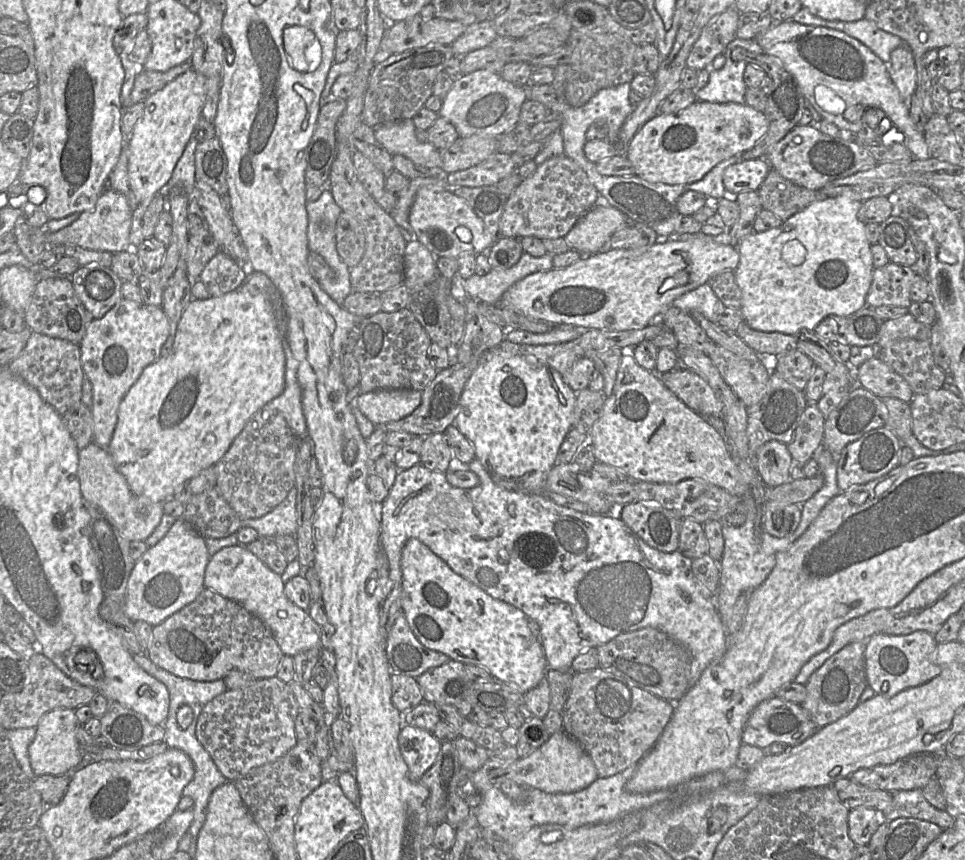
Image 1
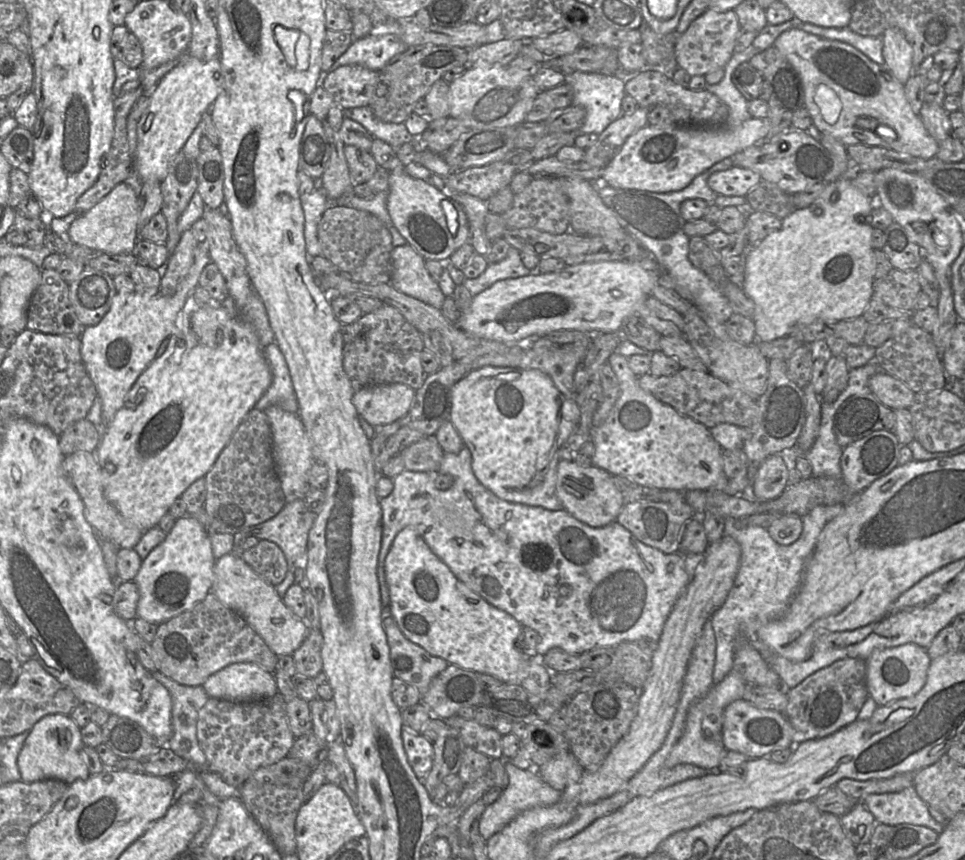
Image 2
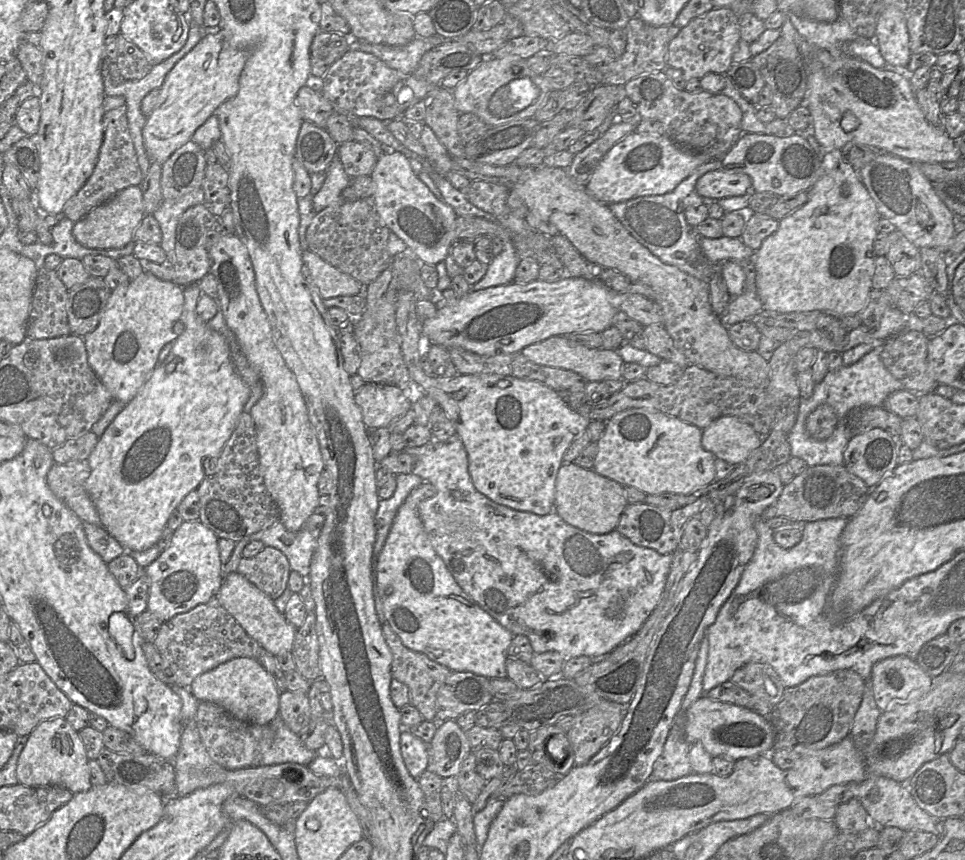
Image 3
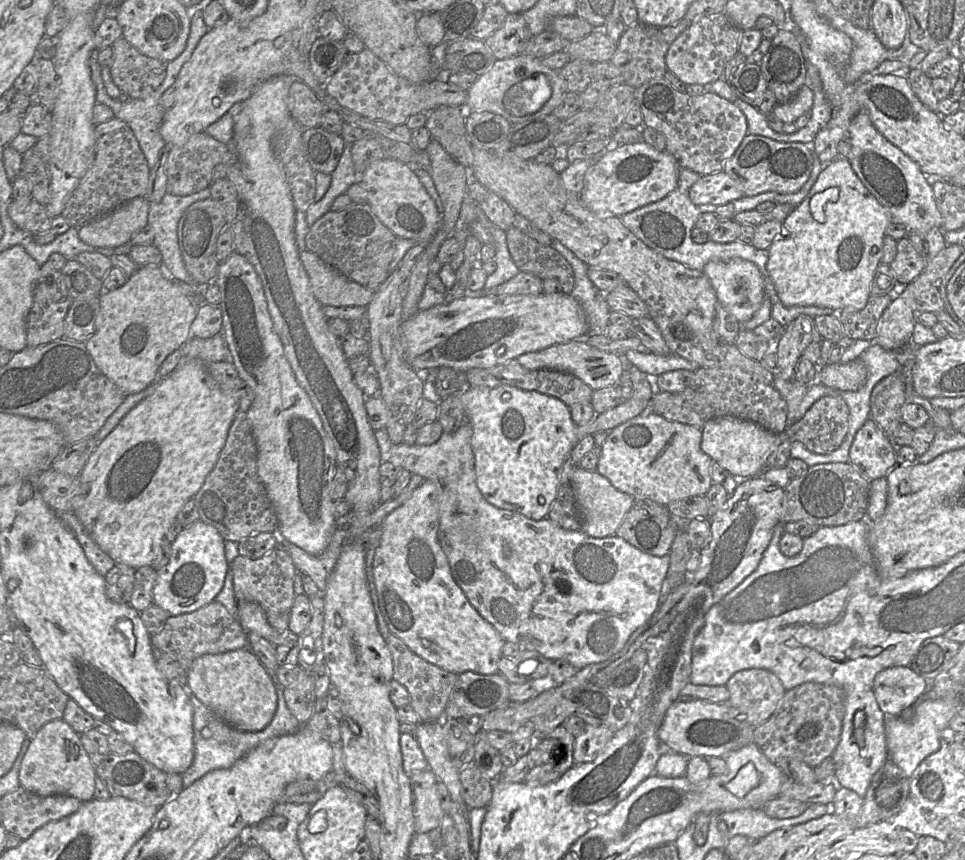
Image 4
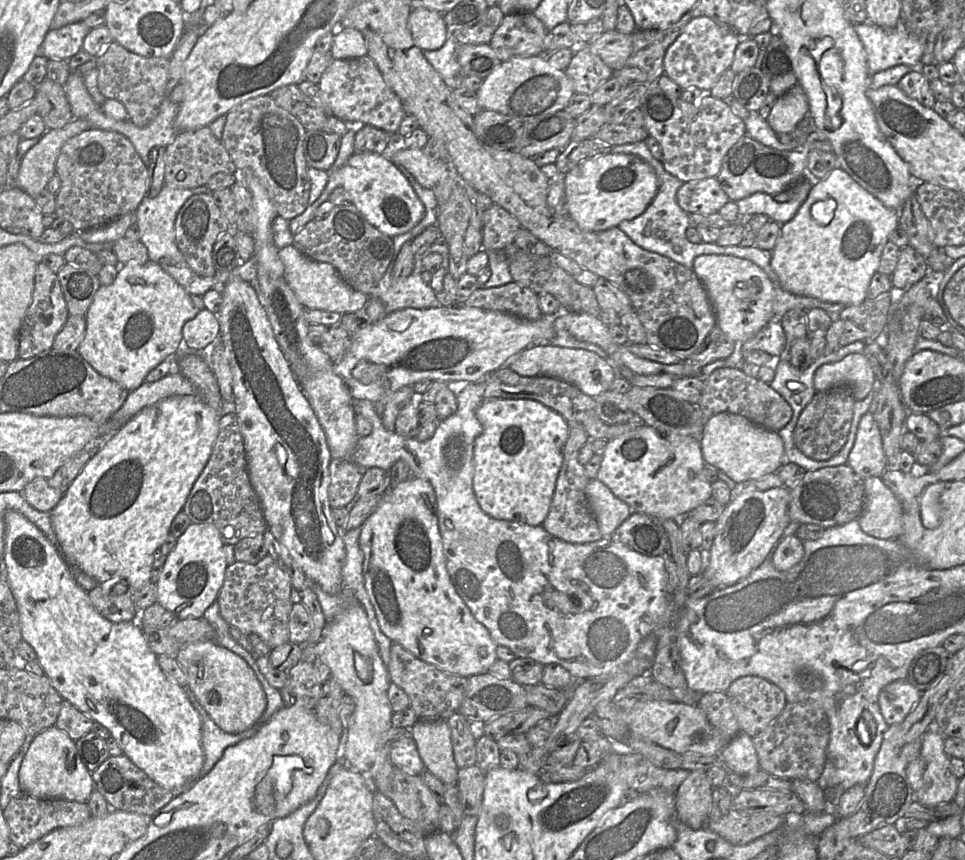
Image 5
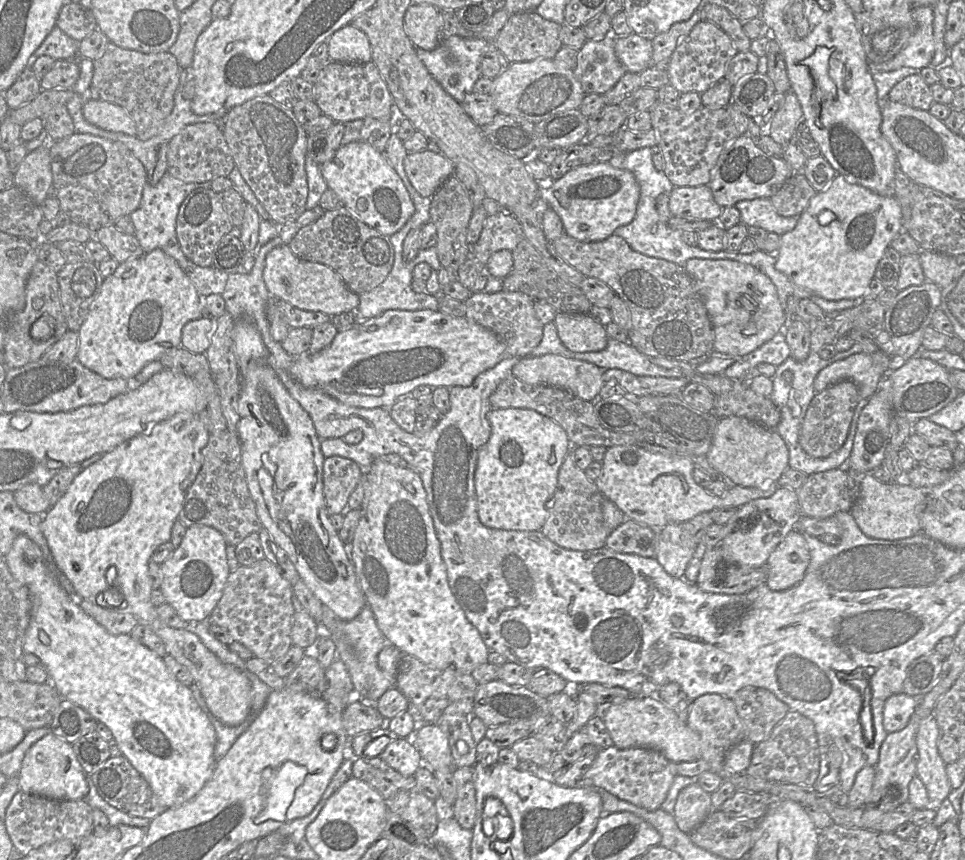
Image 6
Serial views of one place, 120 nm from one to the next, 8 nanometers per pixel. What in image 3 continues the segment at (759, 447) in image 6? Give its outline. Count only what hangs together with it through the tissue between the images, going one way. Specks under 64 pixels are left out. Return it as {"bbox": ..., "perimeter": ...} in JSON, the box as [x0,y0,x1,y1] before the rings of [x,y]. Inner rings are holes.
{"bbox":[702,416,762,465],"perimeter":[[[722,416],[702,430],[703,449],[733,465],[743,462],[762,442],[752,426],[736,416]]]}

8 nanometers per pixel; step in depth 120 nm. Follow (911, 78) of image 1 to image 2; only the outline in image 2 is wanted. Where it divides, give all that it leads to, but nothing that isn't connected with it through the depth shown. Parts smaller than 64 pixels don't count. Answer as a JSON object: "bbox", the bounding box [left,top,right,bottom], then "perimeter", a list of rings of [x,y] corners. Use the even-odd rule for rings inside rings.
{"bbox":[882,28,915,85],"perimeter":[[[889,28],[882,34],[882,55],[893,76],[903,85],[915,73],[912,47],[898,28]]]}

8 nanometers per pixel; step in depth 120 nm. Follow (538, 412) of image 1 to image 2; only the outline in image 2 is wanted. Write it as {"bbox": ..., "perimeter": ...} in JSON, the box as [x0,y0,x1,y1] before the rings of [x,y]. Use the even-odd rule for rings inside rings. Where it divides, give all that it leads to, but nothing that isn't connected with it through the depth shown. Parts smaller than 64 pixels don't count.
{"bbox":[449,366,580,510],"perimeter":[[[484,366],[474,370],[452,387],[449,420],[472,456],[477,480],[499,499],[546,510],[564,510],[555,492],[559,450],[580,422],[580,409],[566,398],[547,374],[535,369]]]}

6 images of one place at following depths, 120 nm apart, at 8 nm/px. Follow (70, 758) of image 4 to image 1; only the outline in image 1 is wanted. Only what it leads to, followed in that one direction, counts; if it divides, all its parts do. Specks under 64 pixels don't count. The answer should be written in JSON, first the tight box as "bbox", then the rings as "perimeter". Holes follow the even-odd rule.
{"bbox":[28,708,82,777],"perimeter":[[[56,708],[42,716],[36,726],[36,734],[28,748],[30,765],[36,777],[43,775],[66,775],[71,773],[82,761],[76,728],[79,722],[75,710]]]}

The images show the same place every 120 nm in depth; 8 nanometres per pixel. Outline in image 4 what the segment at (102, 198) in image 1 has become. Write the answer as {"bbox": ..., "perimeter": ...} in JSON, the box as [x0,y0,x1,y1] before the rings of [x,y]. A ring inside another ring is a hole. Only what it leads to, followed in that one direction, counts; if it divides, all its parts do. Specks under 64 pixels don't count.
{"bbox":[77,197,150,247],"perimeter":[[[136,197],[124,203],[111,213],[92,220],[77,228],[78,237],[93,247],[117,247],[128,243],[131,237],[147,225],[150,202],[145,197]]]}

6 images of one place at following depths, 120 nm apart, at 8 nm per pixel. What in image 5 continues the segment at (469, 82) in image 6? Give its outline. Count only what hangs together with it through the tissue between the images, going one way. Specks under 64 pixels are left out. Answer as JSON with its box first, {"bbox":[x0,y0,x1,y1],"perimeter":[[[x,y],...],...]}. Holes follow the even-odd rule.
{"bbox":[423,34,466,90],"perimeter":[[[449,34],[449,37],[440,49],[423,50],[425,58],[451,90],[461,88],[462,81],[466,76],[457,61],[456,51],[458,45],[456,39]]]}

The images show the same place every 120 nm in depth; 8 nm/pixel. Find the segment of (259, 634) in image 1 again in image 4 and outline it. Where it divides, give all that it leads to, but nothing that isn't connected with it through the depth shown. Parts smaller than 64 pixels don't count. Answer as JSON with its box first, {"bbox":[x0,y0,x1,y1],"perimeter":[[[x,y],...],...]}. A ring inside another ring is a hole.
{"bbox":[150,602,249,670],"perimeter":[[[219,602],[210,604],[192,612],[170,616],[163,629],[150,638],[153,649],[158,649],[188,670],[195,659],[206,654],[220,654],[239,649],[249,649],[248,632],[238,619],[232,616]]]}

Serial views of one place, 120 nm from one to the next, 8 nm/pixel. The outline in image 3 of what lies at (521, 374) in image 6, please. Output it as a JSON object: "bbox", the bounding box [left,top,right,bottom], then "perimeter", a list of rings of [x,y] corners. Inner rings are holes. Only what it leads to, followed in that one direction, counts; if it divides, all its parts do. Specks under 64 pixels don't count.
{"bbox":[522,336,624,381],"perimeter":[[[554,336],[524,348],[522,354],[530,361],[543,366],[562,368],[579,374],[585,381],[605,381],[622,379],[624,361],[615,350],[589,349],[566,336]]]}

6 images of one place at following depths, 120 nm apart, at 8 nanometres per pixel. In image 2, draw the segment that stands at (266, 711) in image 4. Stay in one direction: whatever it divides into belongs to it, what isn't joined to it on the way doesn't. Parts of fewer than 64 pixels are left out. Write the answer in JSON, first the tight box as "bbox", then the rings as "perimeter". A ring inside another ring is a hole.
{"bbox":[202,663,278,702],"perimeter":[[[234,663],[217,671],[202,685],[211,698],[236,702],[261,701],[278,693],[274,675],[254,663]]]}

